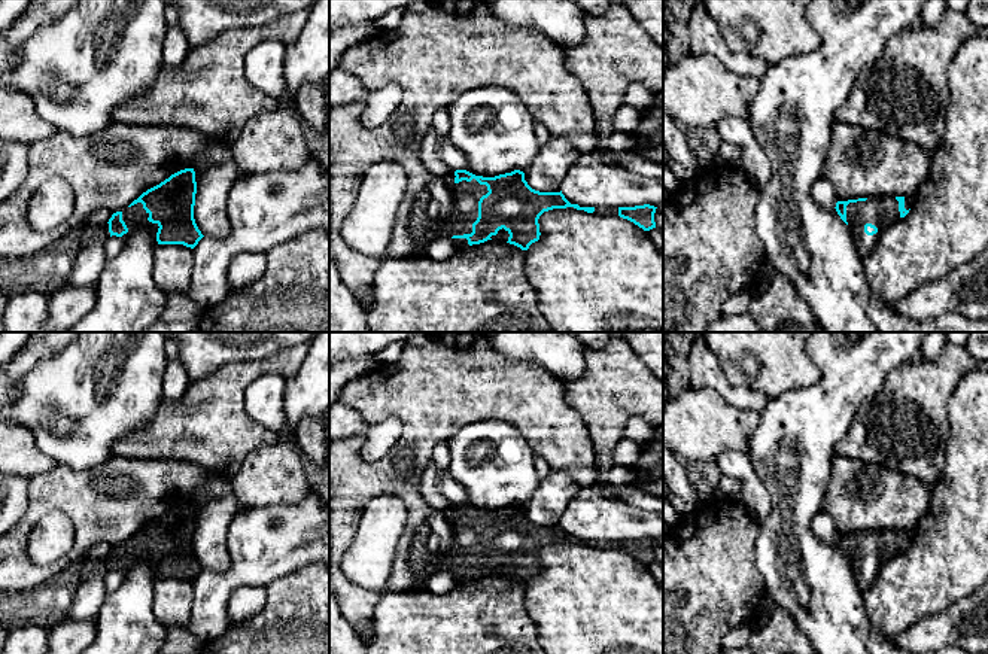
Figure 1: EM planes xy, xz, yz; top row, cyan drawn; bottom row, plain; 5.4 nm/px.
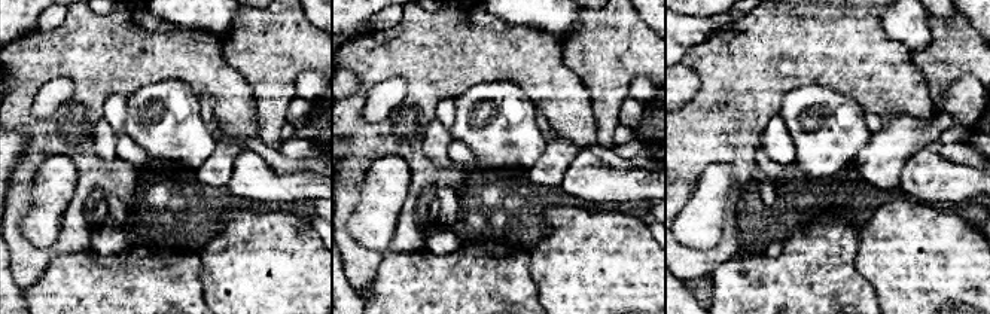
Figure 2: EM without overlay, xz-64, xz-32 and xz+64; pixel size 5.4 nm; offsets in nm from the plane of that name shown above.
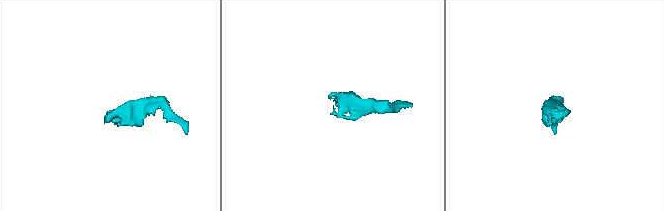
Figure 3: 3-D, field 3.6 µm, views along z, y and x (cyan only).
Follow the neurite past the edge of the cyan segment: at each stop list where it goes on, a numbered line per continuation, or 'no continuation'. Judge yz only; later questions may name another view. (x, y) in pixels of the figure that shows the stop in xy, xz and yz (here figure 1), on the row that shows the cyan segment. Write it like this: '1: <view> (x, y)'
1: yz (881, 212)

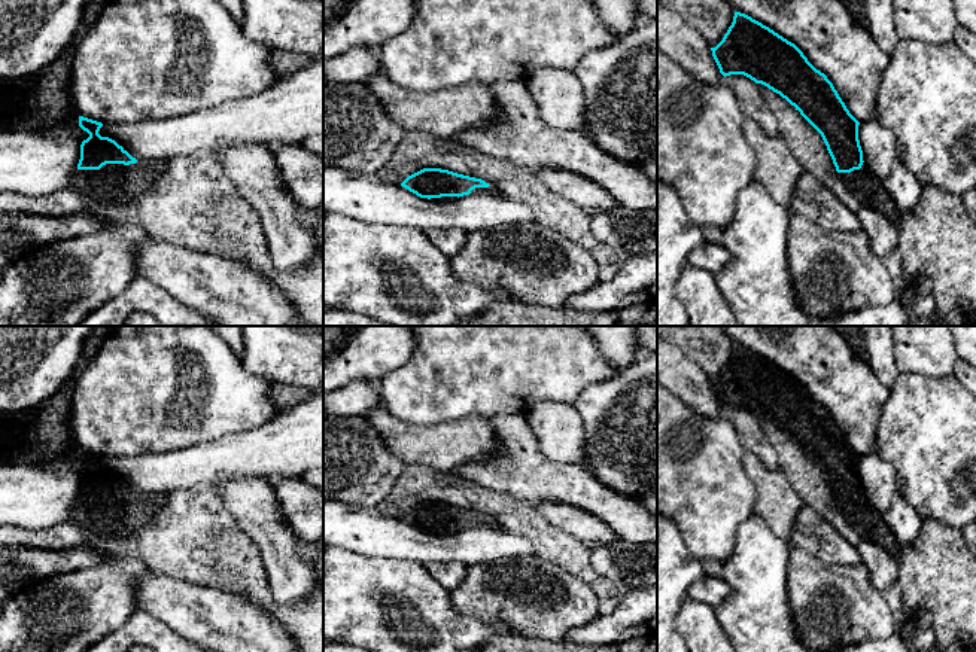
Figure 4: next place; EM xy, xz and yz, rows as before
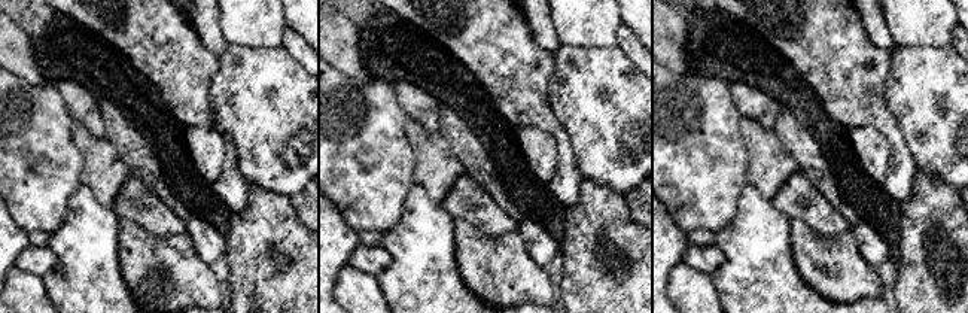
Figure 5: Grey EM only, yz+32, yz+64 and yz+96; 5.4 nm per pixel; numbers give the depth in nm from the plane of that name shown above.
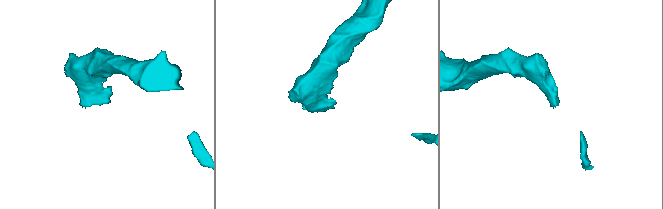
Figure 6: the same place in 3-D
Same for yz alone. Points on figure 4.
1: yz (870, 192)

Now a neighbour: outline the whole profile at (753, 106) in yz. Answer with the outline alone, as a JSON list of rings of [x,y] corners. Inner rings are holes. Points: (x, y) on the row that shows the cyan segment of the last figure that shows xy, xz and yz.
[[[730,74],[724,79],[736,95],[742,115],[747,119],[754,119],[764,134],[779,135],[778,121],[760,94],[757,83],[744,74]]]

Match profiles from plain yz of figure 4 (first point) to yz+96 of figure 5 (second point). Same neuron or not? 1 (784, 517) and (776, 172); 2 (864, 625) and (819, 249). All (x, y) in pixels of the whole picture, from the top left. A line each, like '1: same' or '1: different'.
1: same
2: same

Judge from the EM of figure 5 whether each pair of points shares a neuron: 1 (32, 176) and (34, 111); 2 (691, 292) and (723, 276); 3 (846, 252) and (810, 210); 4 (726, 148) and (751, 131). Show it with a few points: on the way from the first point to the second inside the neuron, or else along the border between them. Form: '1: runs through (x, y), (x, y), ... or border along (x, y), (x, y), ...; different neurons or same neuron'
1: runs through (32, 160), (32, 127); same neuron
2: border along (711, 274), (720, 297); different neurons
3: border along (800, 219), (828, 236), (851, 228); different neurons
4: border along (740, 117), (740, 134), (748, 152), (748, 170); different neurons

